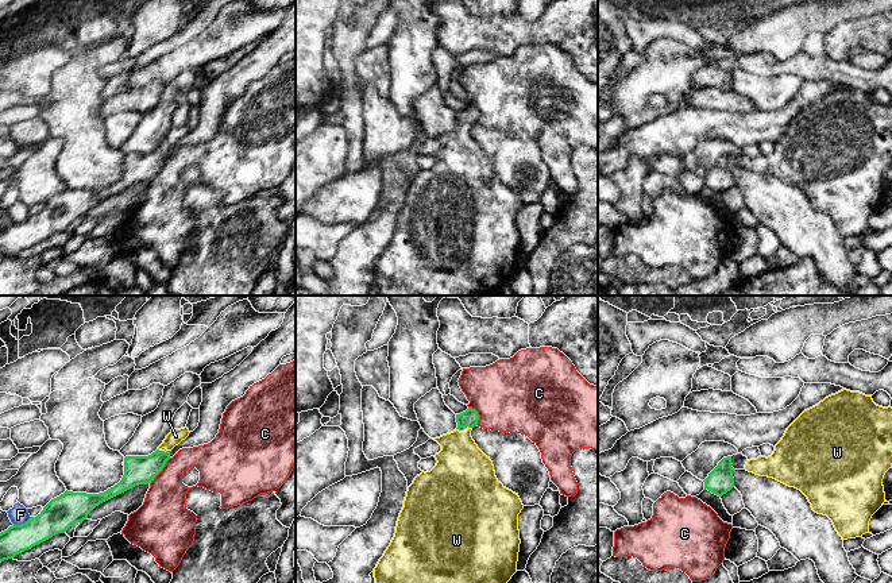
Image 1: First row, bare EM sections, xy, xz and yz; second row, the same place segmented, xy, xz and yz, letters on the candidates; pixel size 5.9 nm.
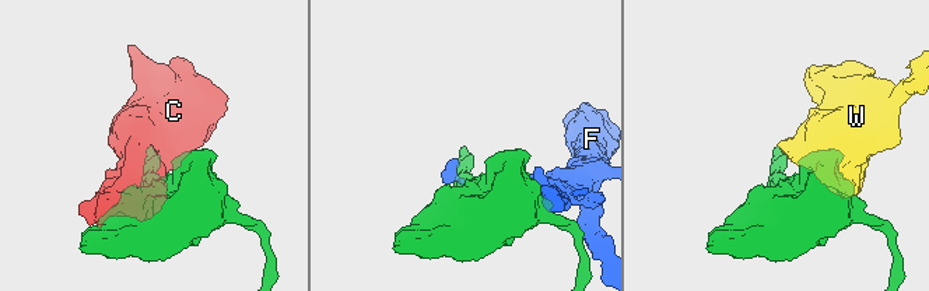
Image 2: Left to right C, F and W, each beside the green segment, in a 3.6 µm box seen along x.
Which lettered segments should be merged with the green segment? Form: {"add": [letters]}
{"add": ["W"]}

